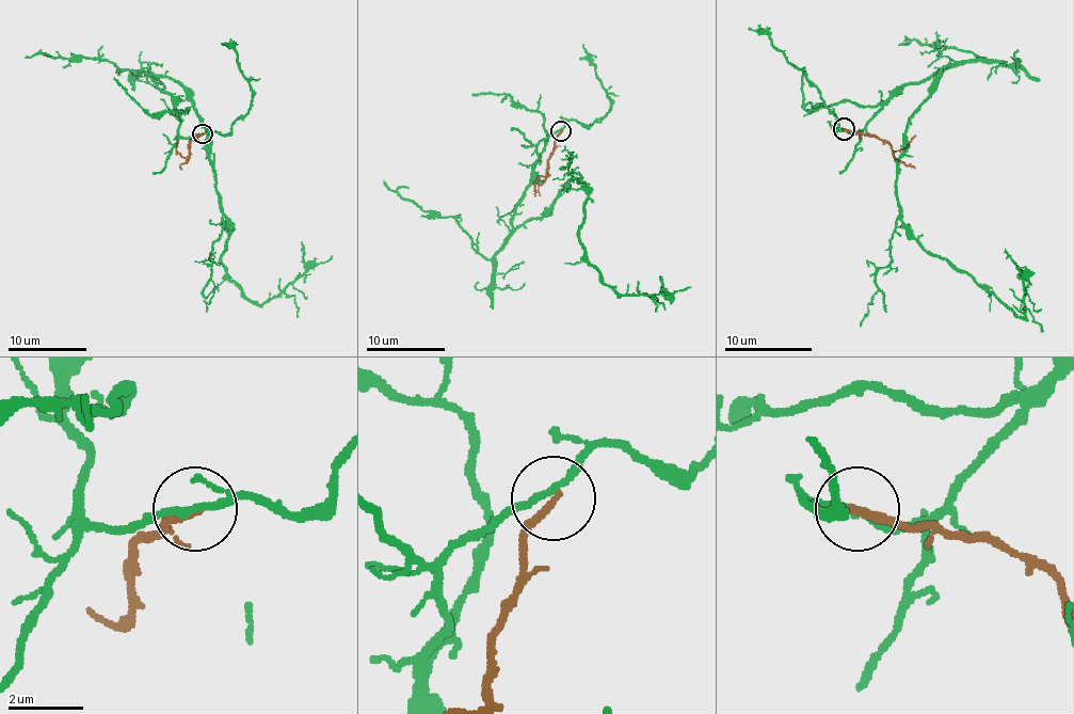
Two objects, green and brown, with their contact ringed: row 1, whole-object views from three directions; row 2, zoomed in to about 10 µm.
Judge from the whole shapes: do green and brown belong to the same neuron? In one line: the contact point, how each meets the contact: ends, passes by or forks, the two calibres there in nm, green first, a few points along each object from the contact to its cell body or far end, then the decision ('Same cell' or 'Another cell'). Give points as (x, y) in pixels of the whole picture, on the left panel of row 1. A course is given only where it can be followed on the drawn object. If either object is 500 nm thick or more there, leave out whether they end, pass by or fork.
Place: (203, 133). At the ring green passes by. At the ring brown ends. Thickness 180 nm (green) against 220 nm. Course of green: (203, 133), (179, 135), (156, 78), (205, 125), (221, 263), (249, 299), (301, 274), (301, 241). Course of brown: (203, 133), (189, 143), (189, 155), (181, 157), (175, 151), (177, 139). Another cell

